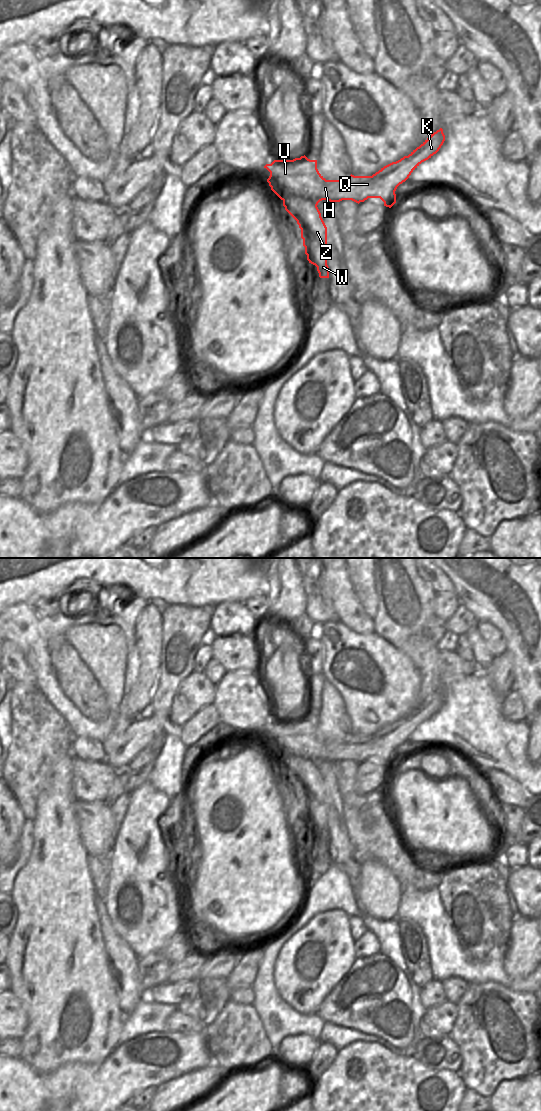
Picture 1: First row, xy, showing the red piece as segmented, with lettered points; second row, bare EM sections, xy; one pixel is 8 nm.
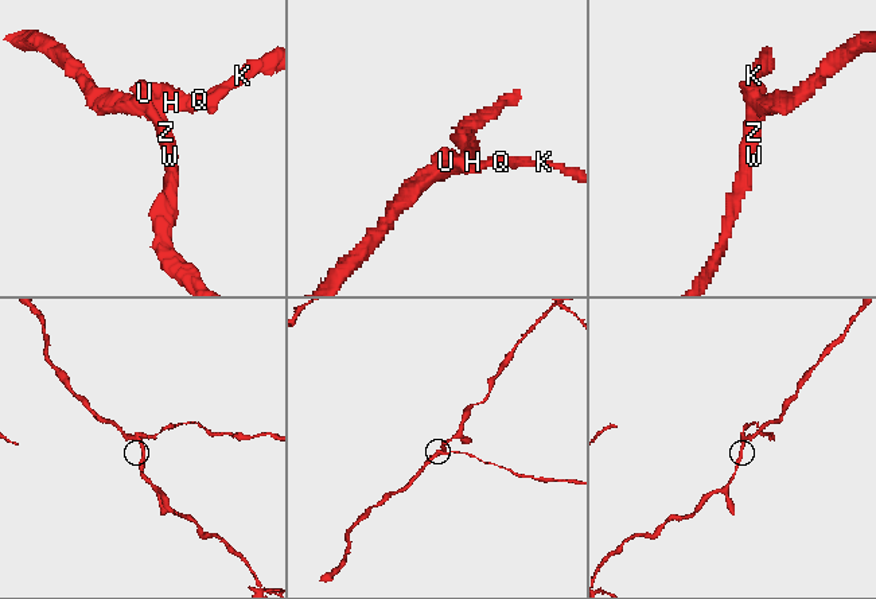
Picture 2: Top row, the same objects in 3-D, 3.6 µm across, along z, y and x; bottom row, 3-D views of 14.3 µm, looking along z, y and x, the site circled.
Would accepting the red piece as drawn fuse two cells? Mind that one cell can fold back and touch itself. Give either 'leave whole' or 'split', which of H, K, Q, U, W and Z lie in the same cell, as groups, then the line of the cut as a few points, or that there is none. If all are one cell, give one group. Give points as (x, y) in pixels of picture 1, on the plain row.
split; H K Q U / W Z; cut in xy along (282, 759), (287, 755), (301, 755), (318, 762)

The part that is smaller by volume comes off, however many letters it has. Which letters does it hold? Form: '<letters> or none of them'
H, K, Q, U

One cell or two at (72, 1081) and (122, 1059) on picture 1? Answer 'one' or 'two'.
one

